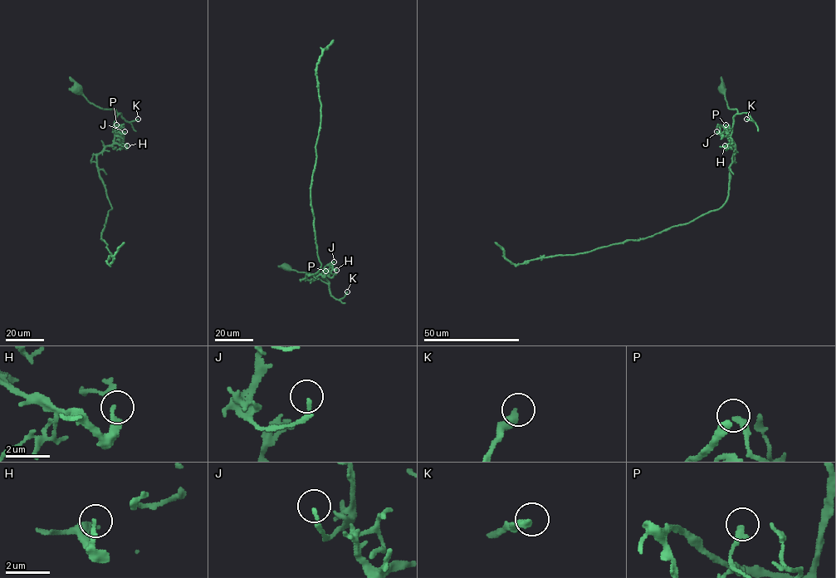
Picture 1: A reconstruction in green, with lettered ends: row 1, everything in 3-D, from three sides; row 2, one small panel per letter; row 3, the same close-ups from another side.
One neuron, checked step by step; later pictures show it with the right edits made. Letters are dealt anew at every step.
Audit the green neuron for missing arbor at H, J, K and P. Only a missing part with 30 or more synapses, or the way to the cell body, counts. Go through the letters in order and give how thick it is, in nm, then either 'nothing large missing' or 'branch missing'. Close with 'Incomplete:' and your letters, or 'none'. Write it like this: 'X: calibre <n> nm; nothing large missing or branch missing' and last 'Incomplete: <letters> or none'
H: calibre 200 nm; nothing large missing
J: calibre 170 nm; nothing large missing
K: calibre 320 nm; nothing large missing
P: calibre 320 nm; nothing large missing
Incomplete: none

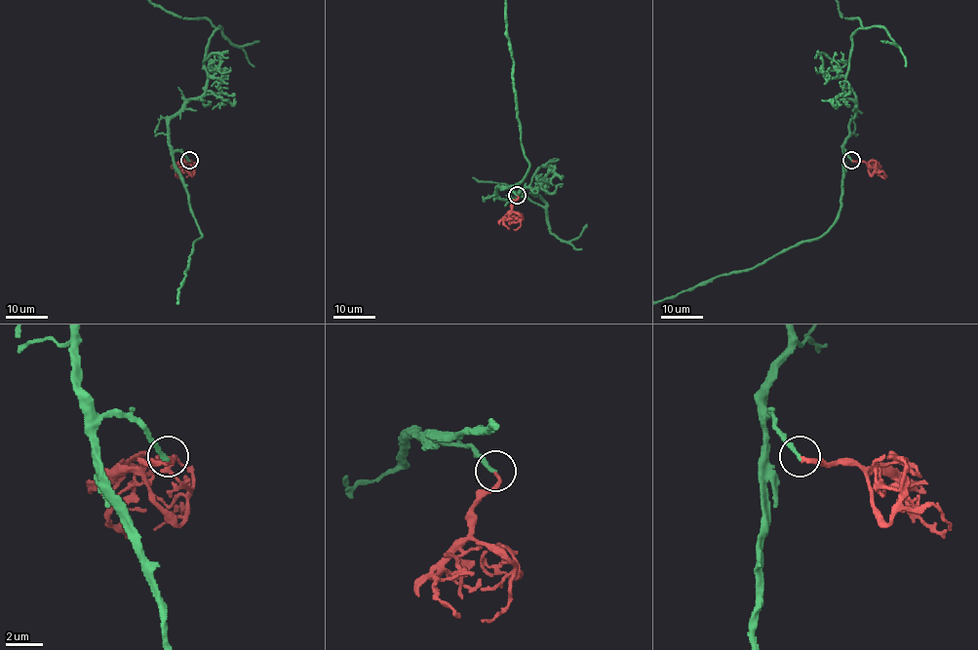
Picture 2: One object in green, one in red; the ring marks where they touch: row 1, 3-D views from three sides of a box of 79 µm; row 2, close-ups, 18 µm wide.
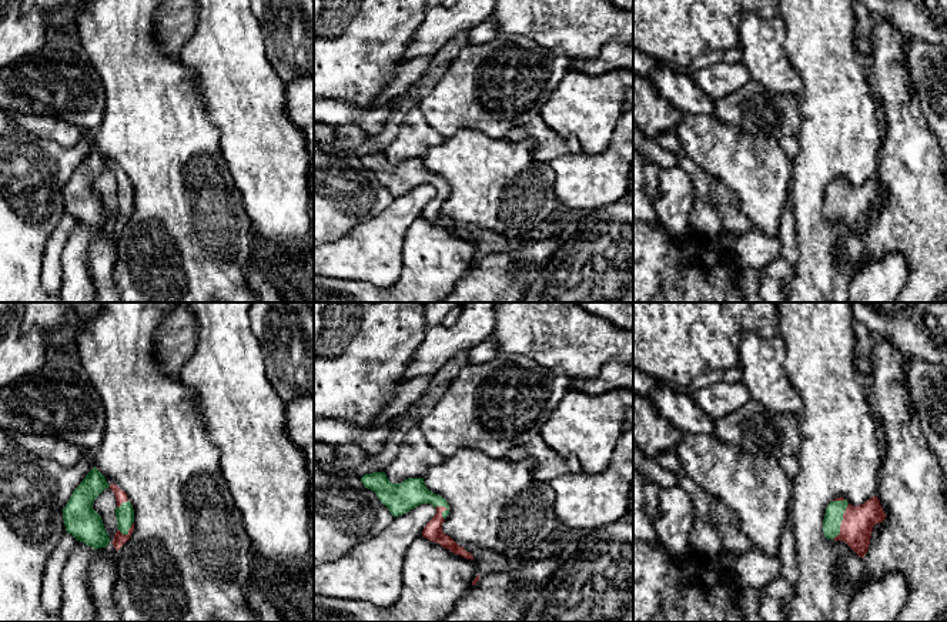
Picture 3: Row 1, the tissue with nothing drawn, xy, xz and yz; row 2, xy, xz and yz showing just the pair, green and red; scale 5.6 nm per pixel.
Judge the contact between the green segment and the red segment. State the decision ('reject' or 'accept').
accept

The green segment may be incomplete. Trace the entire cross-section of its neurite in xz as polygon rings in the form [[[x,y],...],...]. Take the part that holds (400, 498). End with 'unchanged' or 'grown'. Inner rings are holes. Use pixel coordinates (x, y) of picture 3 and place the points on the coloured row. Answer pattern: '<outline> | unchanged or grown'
[[[372,472],[365,474],[361,482],[365,488],[377,494],[378,499],[389,509],[394,518],[422,504],[434,505],[436,514],[424,528],[422,536],[456,555],[474,559],[471,552],[466,552],[464,546],[459,546],[451,536],[444,534],[442,524],[449,514],[449,505],[445,498],[434,494],[425,486],[424,478],[408,478],[401,484],[392,484],[385,472]]] | grown

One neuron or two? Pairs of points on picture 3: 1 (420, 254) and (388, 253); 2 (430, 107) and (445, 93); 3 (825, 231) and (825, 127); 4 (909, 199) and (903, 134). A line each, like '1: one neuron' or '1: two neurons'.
1: two neurons
2: one neuron
3: one neuron
4: one neuron

